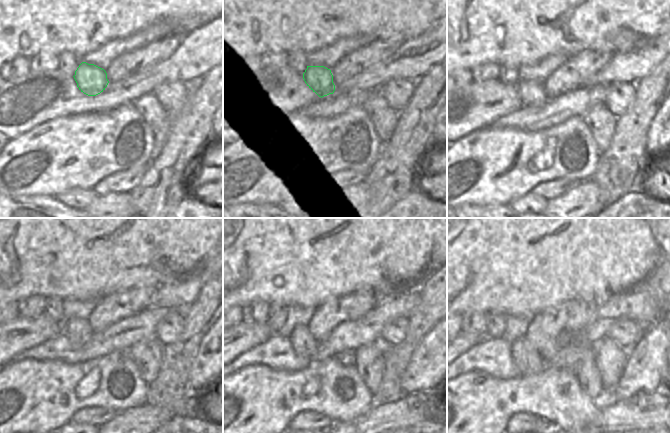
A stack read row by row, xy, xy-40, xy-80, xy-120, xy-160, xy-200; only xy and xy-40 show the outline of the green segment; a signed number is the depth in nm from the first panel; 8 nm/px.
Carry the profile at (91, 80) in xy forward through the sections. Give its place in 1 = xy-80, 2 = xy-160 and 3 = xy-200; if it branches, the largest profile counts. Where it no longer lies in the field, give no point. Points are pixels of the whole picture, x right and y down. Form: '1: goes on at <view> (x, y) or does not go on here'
1: goes on at xy-80 (532, 93)
2: goes on at xy-160 (304, 344)
3: goes on at xy-200 (526, 357)

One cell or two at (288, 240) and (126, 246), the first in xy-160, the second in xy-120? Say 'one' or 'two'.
one

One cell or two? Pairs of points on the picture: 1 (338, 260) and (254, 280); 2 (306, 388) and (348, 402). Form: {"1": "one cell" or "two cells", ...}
{"1": "one cell", "2": "one cell"}

